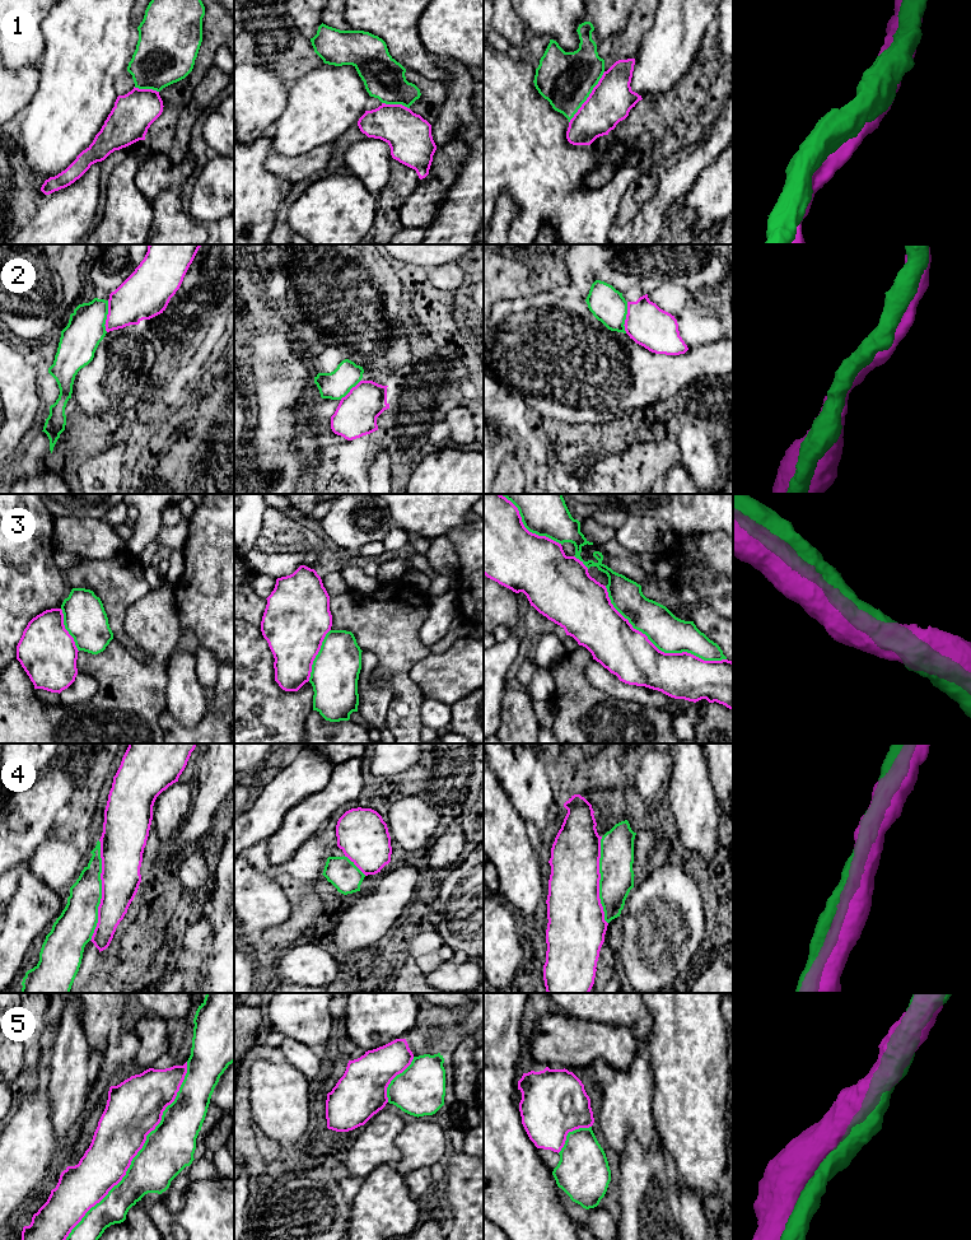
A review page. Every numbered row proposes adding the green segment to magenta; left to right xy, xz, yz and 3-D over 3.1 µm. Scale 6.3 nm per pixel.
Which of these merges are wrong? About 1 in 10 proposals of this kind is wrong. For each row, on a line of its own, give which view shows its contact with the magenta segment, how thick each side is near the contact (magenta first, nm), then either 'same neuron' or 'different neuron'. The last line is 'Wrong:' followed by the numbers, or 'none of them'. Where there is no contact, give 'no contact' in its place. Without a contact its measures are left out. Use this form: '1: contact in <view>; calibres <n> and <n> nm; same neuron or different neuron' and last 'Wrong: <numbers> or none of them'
1: contact in yz; calibres 280 and 360 nm; same neuron
2: contact in xy; calibres 280 and 240 nm; same neuron
3: contact in yz; calibres 320 and 240 nm; same neuron
4: contact in xy; calibres 260 and 240 nm; same neuron
5: contact in xy; calibres 340 and 300 nm; same neuron
Wrong: none of them

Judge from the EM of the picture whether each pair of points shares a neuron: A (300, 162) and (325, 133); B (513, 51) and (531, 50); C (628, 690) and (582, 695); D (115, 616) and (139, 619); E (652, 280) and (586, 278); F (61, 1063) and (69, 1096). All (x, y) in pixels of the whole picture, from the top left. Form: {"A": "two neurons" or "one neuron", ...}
{"A": "two neurons", "B": "one neuron", "C": "two neurons", "D": "two neurons", "E": "one neuron", "F": "one neuron"}

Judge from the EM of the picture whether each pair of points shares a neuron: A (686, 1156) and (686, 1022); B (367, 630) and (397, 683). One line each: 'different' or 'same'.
A: same
B: same

